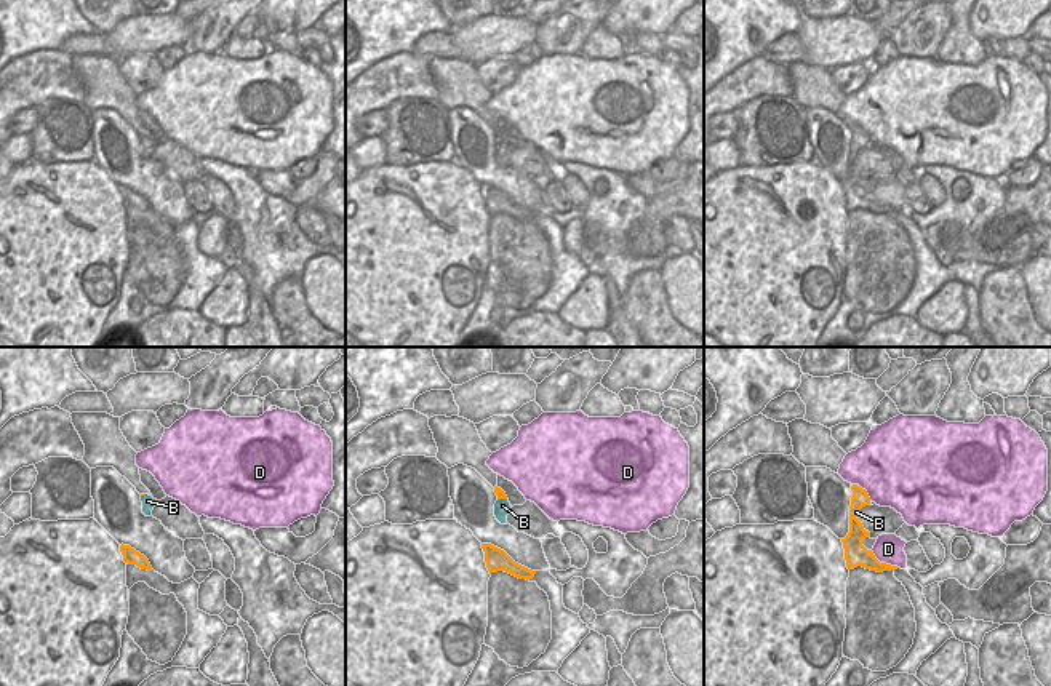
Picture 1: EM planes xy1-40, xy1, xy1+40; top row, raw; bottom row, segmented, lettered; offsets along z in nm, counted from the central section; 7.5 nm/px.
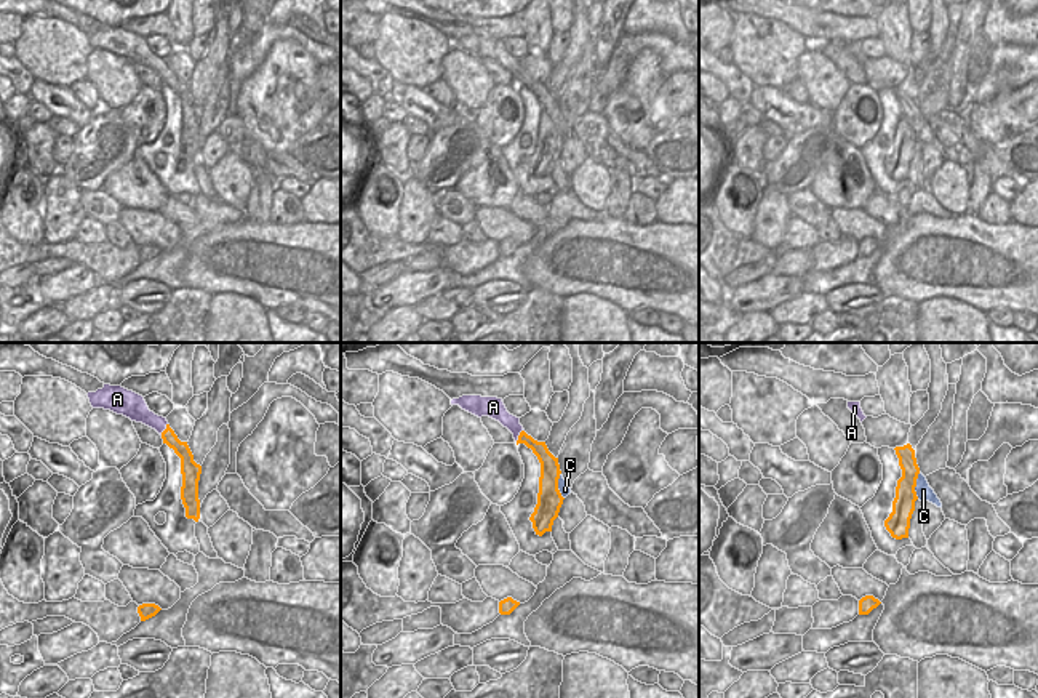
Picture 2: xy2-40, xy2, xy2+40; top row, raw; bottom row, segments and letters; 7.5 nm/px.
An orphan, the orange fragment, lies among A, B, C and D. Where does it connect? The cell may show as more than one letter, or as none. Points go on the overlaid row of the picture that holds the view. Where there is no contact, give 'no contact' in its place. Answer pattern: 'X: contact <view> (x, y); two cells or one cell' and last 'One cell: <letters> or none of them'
A: contact xy2 (518, 436); two cells
B: contact xy1+40 (855, 515); one cell
C: contact xy2+40 (915, 485); two cells
D: contact xy1+40 (883, 563); two cells
One cell: B

